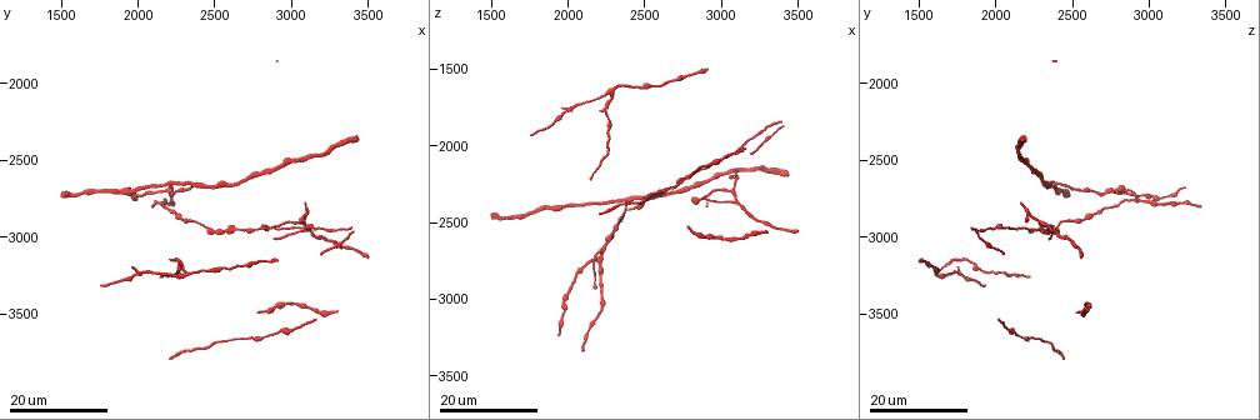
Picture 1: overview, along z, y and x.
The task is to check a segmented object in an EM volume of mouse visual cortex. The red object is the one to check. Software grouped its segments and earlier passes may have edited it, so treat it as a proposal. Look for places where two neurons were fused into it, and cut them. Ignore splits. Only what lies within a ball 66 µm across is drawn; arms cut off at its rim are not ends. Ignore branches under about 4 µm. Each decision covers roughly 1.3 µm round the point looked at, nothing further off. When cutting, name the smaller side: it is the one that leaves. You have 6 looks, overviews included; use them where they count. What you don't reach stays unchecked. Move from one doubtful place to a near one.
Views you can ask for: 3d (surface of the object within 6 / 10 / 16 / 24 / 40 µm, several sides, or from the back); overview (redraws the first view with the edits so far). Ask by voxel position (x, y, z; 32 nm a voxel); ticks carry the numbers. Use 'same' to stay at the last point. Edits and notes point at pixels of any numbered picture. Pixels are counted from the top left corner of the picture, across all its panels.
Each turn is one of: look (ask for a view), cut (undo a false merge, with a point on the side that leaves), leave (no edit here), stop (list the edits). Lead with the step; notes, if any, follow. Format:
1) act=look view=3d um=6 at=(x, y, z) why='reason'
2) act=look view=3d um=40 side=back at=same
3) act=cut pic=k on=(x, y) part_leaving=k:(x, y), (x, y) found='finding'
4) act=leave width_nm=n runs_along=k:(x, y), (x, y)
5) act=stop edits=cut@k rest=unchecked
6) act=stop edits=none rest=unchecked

act=look view=3d um=24 at=(2300, 3240, 1640) why='three arms meet'

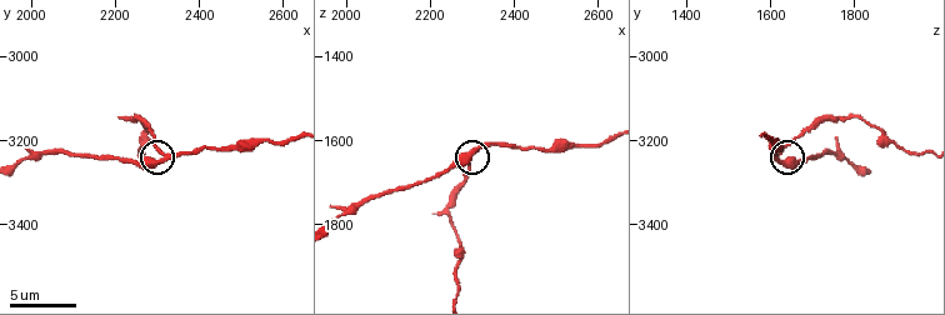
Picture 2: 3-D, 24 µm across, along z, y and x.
act=look view=3d um=6 at=(2310, 3230, 1625) why='closer look'

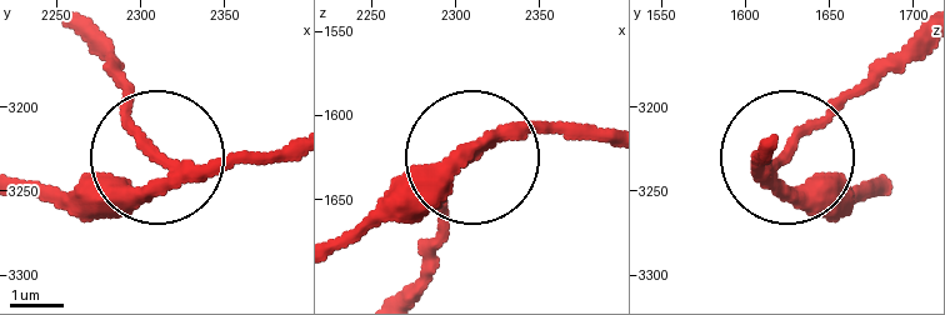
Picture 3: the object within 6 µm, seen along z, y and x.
act=leave runs_along=3:(93, 56), (156, 164), (84, 213) found='all the same neuron'

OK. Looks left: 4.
act=look view=3d um=16 at=(2380, 2660, 2340) why='a fork'

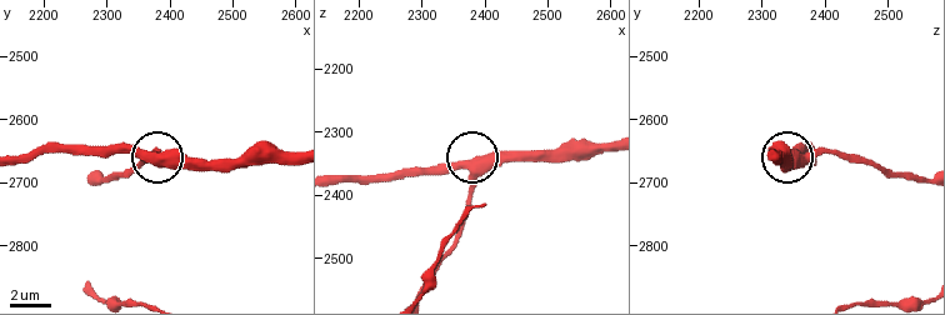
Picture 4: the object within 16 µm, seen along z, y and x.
act=look view=3d um=6 at=same

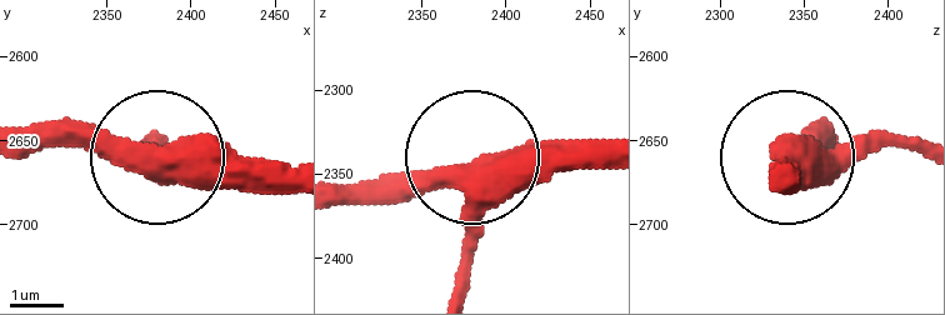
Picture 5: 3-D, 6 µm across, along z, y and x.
act=leave width_nm=390 runs_along=5:(451, 285), (465, 244), (461, 168), (349, 186) found='one neuron here'

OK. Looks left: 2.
act=look view=3d um=16 at=(3080, 2960, 2360) why='small branch off a trunk'

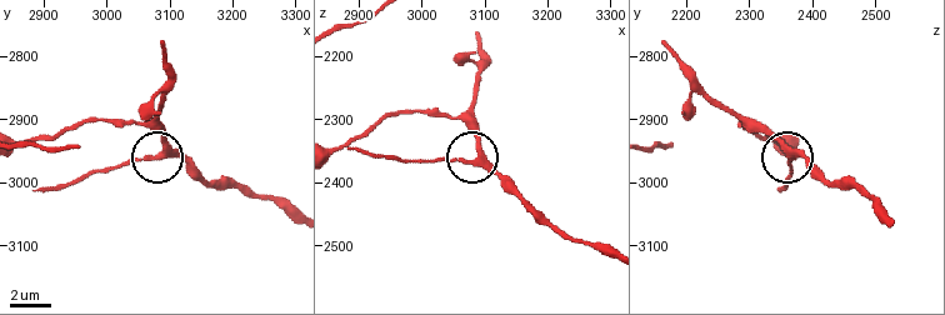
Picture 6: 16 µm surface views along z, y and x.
act=look view=3d um=6 at=(3090, 2960, 2370)

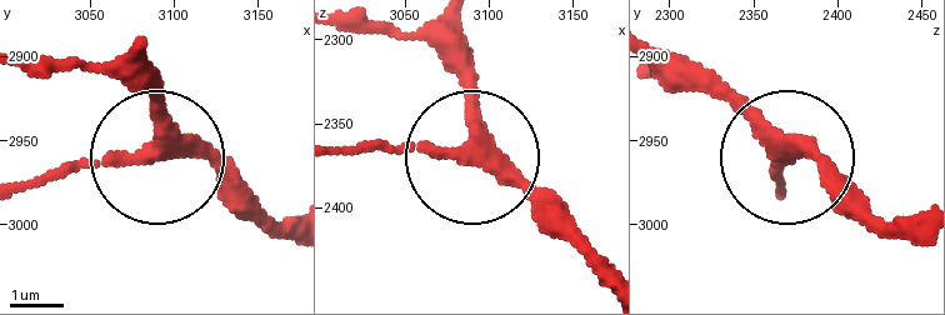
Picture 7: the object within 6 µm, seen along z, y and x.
act=leave side_arm_um=7 arms=3 found='one neuron here'

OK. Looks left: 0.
act=stop edits=none rest=unchecked

